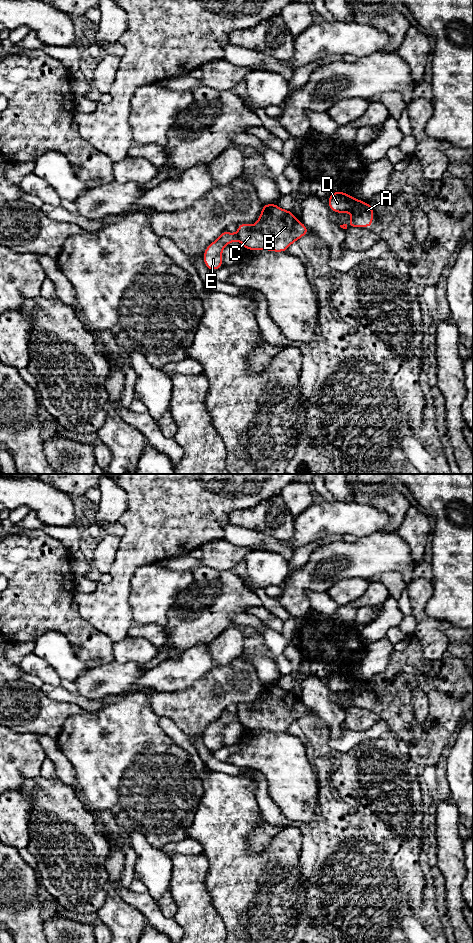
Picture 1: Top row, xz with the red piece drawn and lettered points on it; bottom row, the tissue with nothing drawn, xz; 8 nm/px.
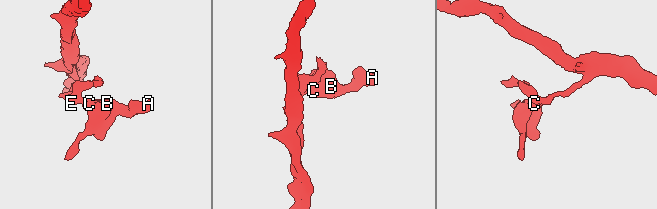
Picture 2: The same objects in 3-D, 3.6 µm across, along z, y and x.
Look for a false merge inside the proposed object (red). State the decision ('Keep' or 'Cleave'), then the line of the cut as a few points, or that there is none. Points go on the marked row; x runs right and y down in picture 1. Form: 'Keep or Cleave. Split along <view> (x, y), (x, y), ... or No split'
Cleave. Split along xz (236, 233), (238, 239)

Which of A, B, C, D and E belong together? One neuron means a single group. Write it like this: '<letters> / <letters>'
A B C D / E

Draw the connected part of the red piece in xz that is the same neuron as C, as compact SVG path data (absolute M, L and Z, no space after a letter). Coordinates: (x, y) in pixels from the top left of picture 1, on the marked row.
M276 203L263 204L260 217L253 228L250 223L238 224L238 240L246 250L286 252L309 229L297 220L291 210L284 210Z

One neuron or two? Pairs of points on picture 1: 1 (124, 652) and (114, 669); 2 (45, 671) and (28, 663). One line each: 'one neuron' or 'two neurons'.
1: two neurons
2: one neuron

